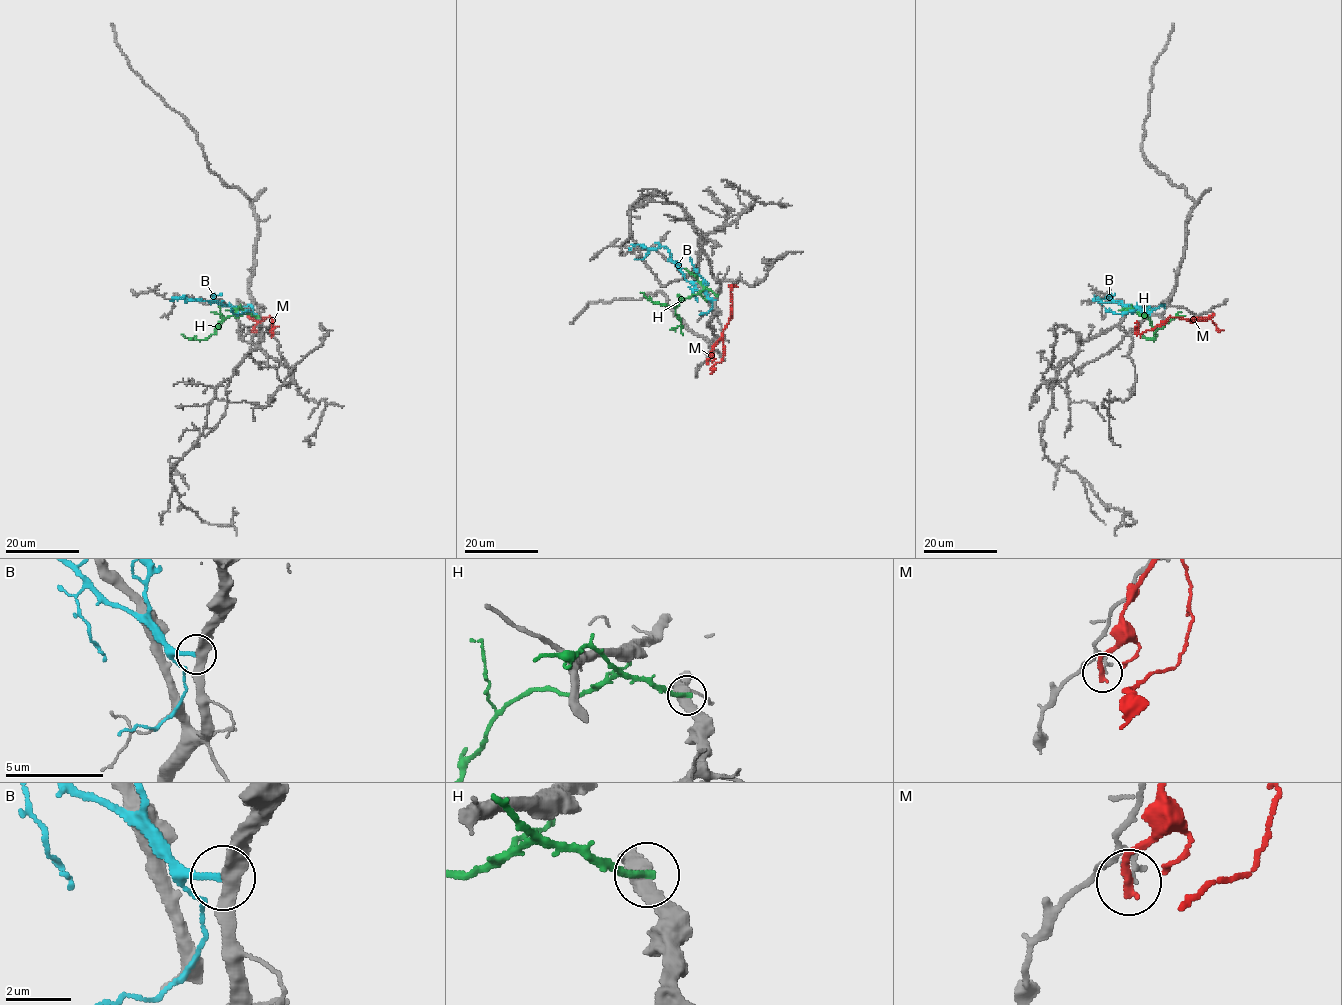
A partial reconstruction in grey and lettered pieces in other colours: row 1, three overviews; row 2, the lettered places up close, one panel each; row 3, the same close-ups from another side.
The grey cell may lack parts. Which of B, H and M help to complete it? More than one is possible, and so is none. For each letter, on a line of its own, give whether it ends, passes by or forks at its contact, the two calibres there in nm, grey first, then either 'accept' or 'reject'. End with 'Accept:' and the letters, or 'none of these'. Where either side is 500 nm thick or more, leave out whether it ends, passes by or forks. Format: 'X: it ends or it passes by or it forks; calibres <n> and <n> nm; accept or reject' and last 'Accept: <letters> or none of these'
B: it ends; calibres 400 and 240 nm; reject
H: it ends; calibres 400 and 280 nm; reject
M: it ends; calibres 60 and 240 nm; reject
Accept: none of these

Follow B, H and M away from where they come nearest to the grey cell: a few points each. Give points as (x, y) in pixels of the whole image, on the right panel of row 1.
B: (1149, 314), (1132, 306), (1100, 302), (1095, 297), (1099, 301)
H: (1145, 317), (1139, 313), (1147, 317), (1156, 337), (1153, 340), (1142, 333)
M: (1213, 314), (1192, 322), (1169, 317), (1160, 325), (1141, 333), (1135, 322)

